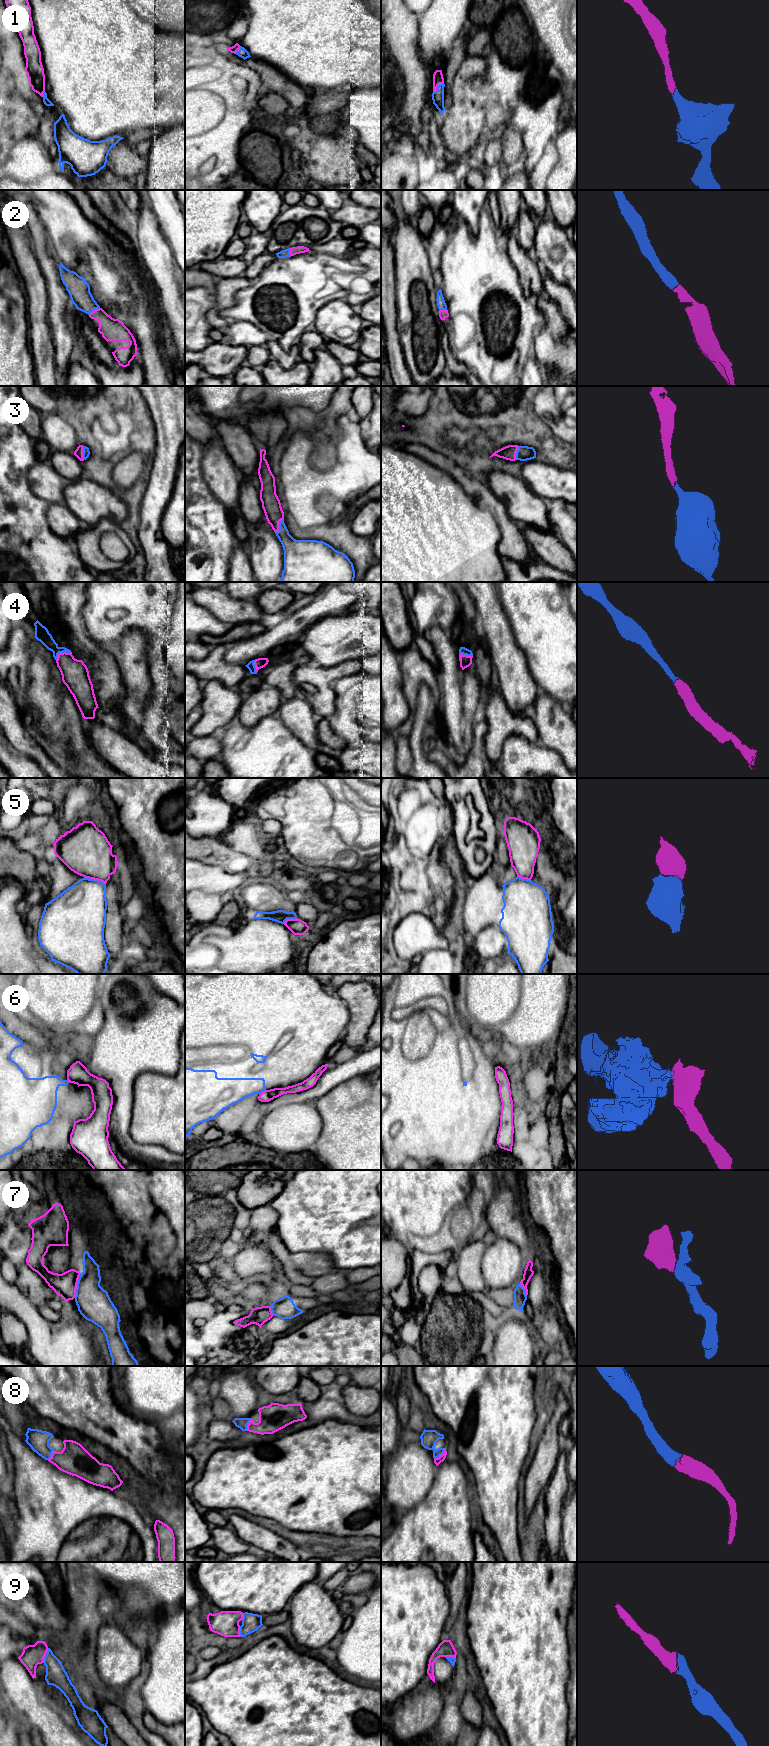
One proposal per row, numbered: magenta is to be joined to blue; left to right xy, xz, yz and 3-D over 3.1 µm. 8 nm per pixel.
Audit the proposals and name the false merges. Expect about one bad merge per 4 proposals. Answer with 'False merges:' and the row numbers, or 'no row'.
False merges: 5, 6, 7

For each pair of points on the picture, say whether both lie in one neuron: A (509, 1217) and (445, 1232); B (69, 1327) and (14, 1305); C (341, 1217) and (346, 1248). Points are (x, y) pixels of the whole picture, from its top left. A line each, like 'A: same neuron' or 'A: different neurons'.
A: different neurons
B: same neuron
C: same neuron

